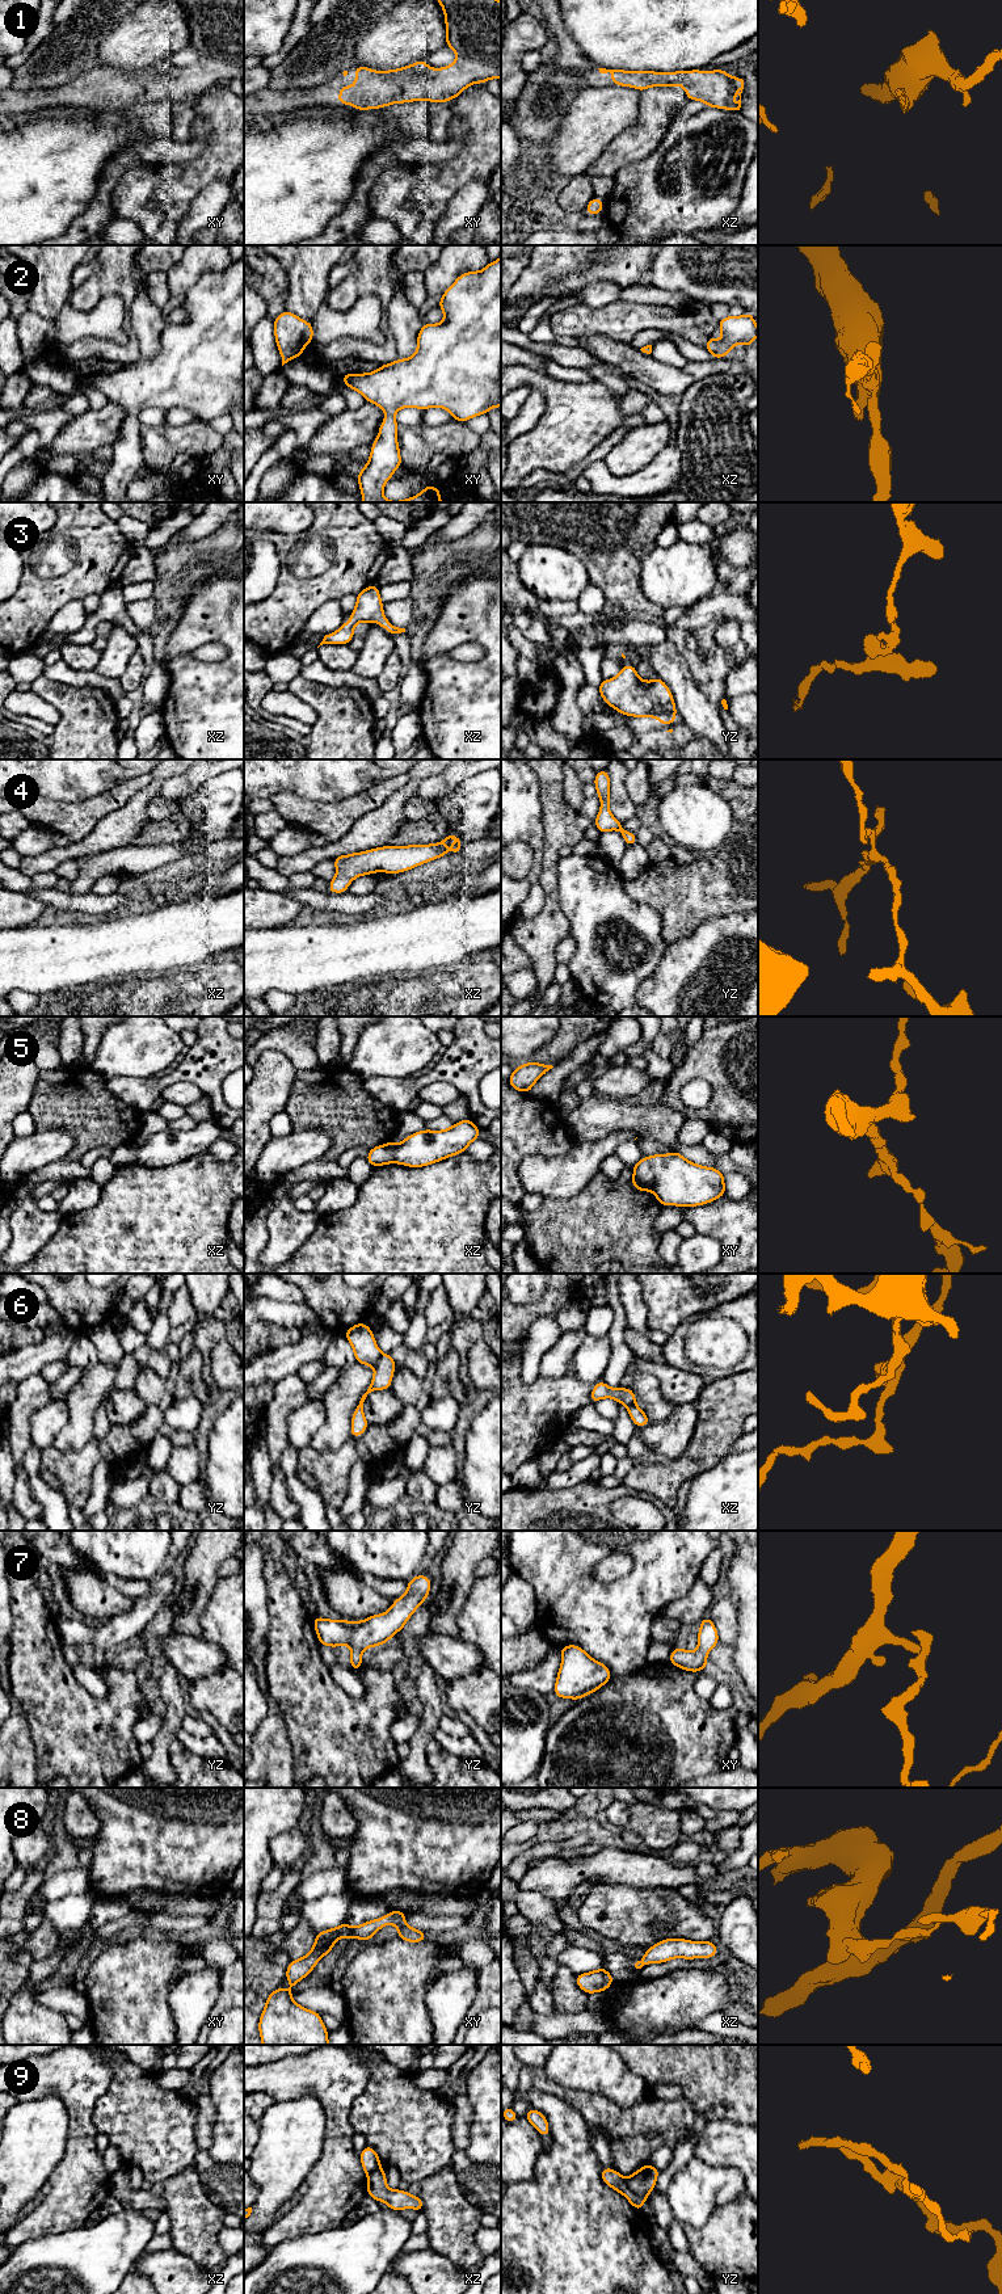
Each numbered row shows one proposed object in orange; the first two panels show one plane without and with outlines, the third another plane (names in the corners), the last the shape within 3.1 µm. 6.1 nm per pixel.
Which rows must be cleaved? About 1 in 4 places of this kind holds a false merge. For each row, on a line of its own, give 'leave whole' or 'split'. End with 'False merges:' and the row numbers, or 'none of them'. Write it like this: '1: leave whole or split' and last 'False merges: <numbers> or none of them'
1: leave whole
2: leave whole
3: leave whole
4: leave whole
5: split
6: split
7: leave whole
8: leave whole
9: split
False merges: 5, 6, 9

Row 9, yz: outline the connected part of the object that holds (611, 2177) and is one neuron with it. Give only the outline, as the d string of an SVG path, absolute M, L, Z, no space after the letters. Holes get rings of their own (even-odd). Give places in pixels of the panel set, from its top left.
M602 2167L601 2177L602 2177L602 2181L607 2186L623 2194L637 2211L643 2209L644 2202L648 2198L648 2196L641 2194L641 2193L635 2193L627 2185L626 2179L616 2169Z

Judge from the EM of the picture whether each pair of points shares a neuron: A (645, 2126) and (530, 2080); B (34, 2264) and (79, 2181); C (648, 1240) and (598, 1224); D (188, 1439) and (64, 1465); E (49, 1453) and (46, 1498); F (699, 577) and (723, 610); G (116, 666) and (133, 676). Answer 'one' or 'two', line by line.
A: one
B: two
C: one
D: one
E: two
F: two
G: two

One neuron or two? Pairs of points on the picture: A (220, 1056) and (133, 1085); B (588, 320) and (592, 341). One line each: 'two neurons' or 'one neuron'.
A: one neuron
B: two neurons

